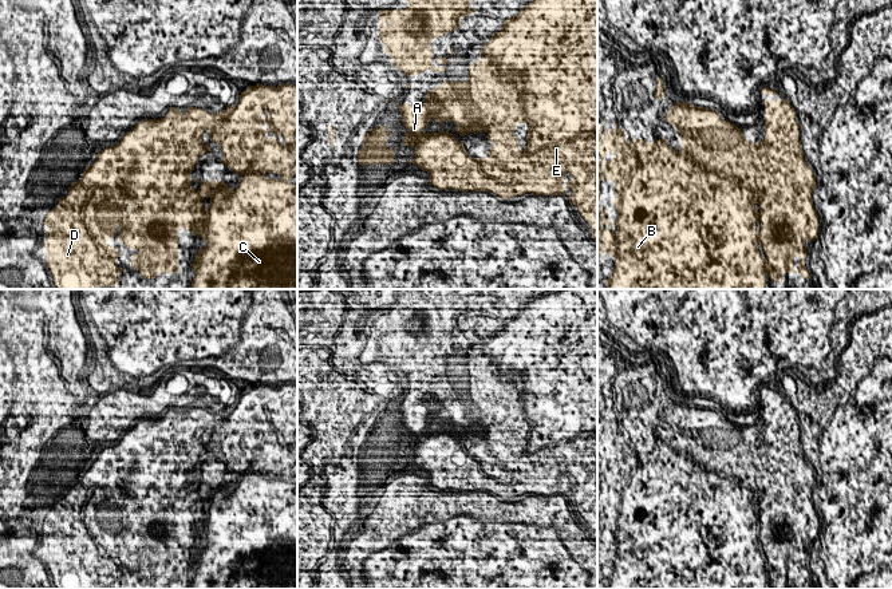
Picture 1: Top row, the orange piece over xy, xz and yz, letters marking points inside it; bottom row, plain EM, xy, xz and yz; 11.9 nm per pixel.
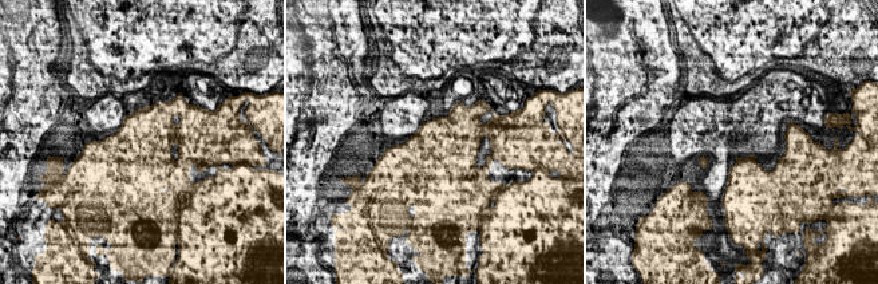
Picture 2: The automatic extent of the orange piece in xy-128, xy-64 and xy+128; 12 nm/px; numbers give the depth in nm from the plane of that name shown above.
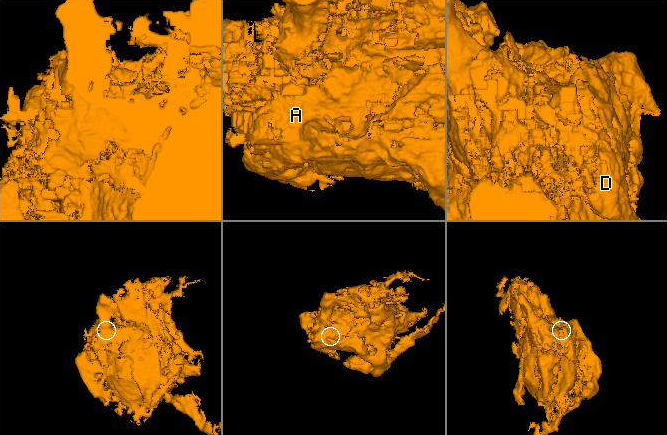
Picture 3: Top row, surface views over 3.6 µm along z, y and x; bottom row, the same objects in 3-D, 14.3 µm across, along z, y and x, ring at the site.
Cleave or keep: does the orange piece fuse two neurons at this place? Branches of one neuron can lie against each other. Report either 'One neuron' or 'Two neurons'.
One neuron

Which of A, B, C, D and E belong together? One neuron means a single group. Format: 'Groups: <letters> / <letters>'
Groups: A B C D E

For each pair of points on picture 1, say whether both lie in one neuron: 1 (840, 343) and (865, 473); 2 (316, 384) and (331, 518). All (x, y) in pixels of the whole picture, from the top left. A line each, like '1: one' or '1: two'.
1: two
2: one

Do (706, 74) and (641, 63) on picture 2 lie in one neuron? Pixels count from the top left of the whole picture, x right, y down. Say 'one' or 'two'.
two

